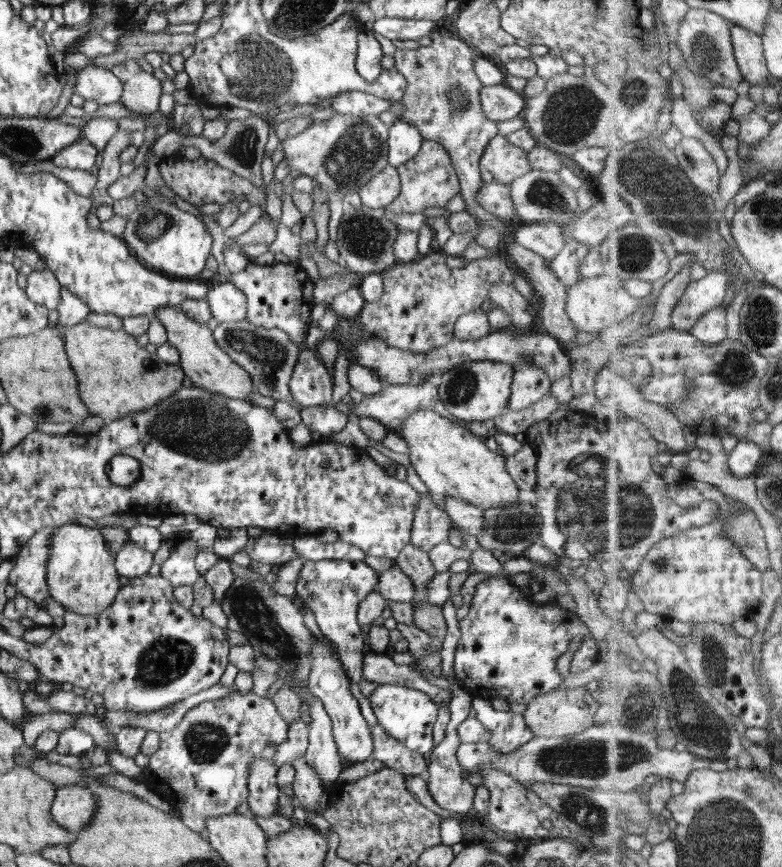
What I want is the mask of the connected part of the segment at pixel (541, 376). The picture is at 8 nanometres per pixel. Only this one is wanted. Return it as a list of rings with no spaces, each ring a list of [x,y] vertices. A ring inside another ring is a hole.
[[[520,363],[520,365],[514,365],[513,368],[512,395],[510,395],[507,408],[513,412],[519,412],[531,407],[548,394],[552,381],[542,367]]]

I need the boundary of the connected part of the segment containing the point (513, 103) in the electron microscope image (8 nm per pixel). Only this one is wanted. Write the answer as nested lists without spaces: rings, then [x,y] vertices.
[[[505,84],[483,86],[480,94],[482,112],[486,115],[486,118],[495,123],[521,116],[525,99],[522,94],[515,92],[513,88],[507,87]]]

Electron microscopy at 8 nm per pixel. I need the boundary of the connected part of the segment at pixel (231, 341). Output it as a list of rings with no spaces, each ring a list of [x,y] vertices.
[[[244,318],[217,325],[213,328],[213,337],[216,344],[230,356],[232,361],[248,371],[254,392],[259,392],[262,396],[268,396],[275,401],[284,400],[298,408],[301,414],[302,405],[292,397],[289,389],[289,382],[301,350],[298,343],[290,340],[286,332],[280,328],[262,328]]]

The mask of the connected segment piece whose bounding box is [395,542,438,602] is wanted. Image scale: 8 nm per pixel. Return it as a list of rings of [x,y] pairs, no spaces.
[[[408,542],[396,559],[395,565],[412,580],[415,590],[414,602],[428,602],[428,587],[426,587],[426,584],[438,574],[429,560],[429,554],[415,548],[412,542]]]

